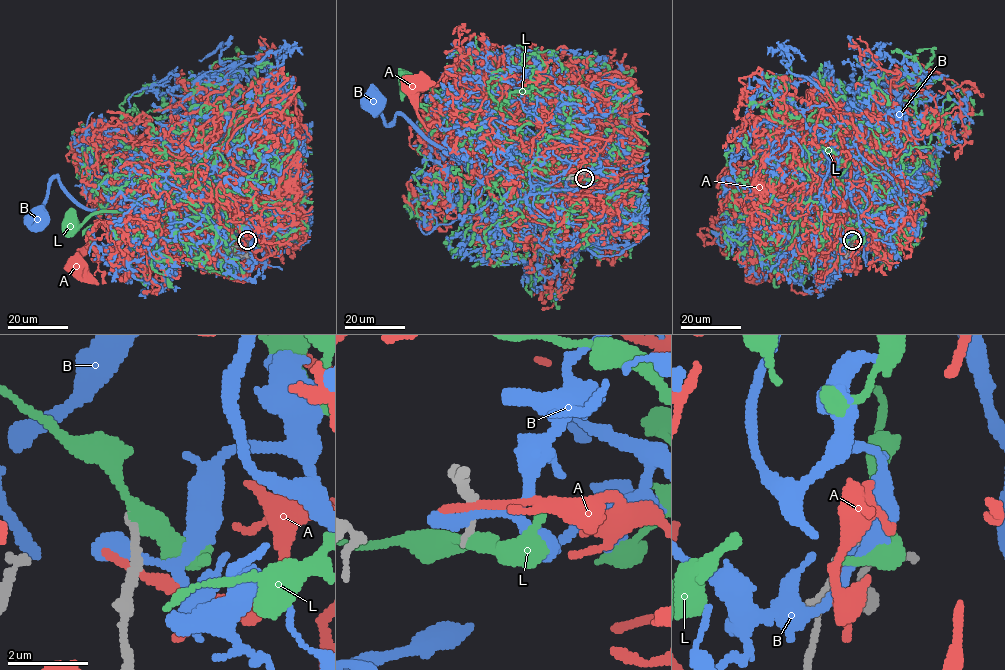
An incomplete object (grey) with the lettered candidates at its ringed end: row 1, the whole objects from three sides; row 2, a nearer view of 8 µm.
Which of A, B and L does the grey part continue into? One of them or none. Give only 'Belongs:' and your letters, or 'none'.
Belongs: L

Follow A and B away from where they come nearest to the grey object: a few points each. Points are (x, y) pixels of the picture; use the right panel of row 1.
A: (849, 245), (847, 195), (829, 170), (842, 148), (800, 239), (760, 267)
B: (851, 242), (853, 221), (866, 264), (890, 217), (849, 152), (777, 219)

